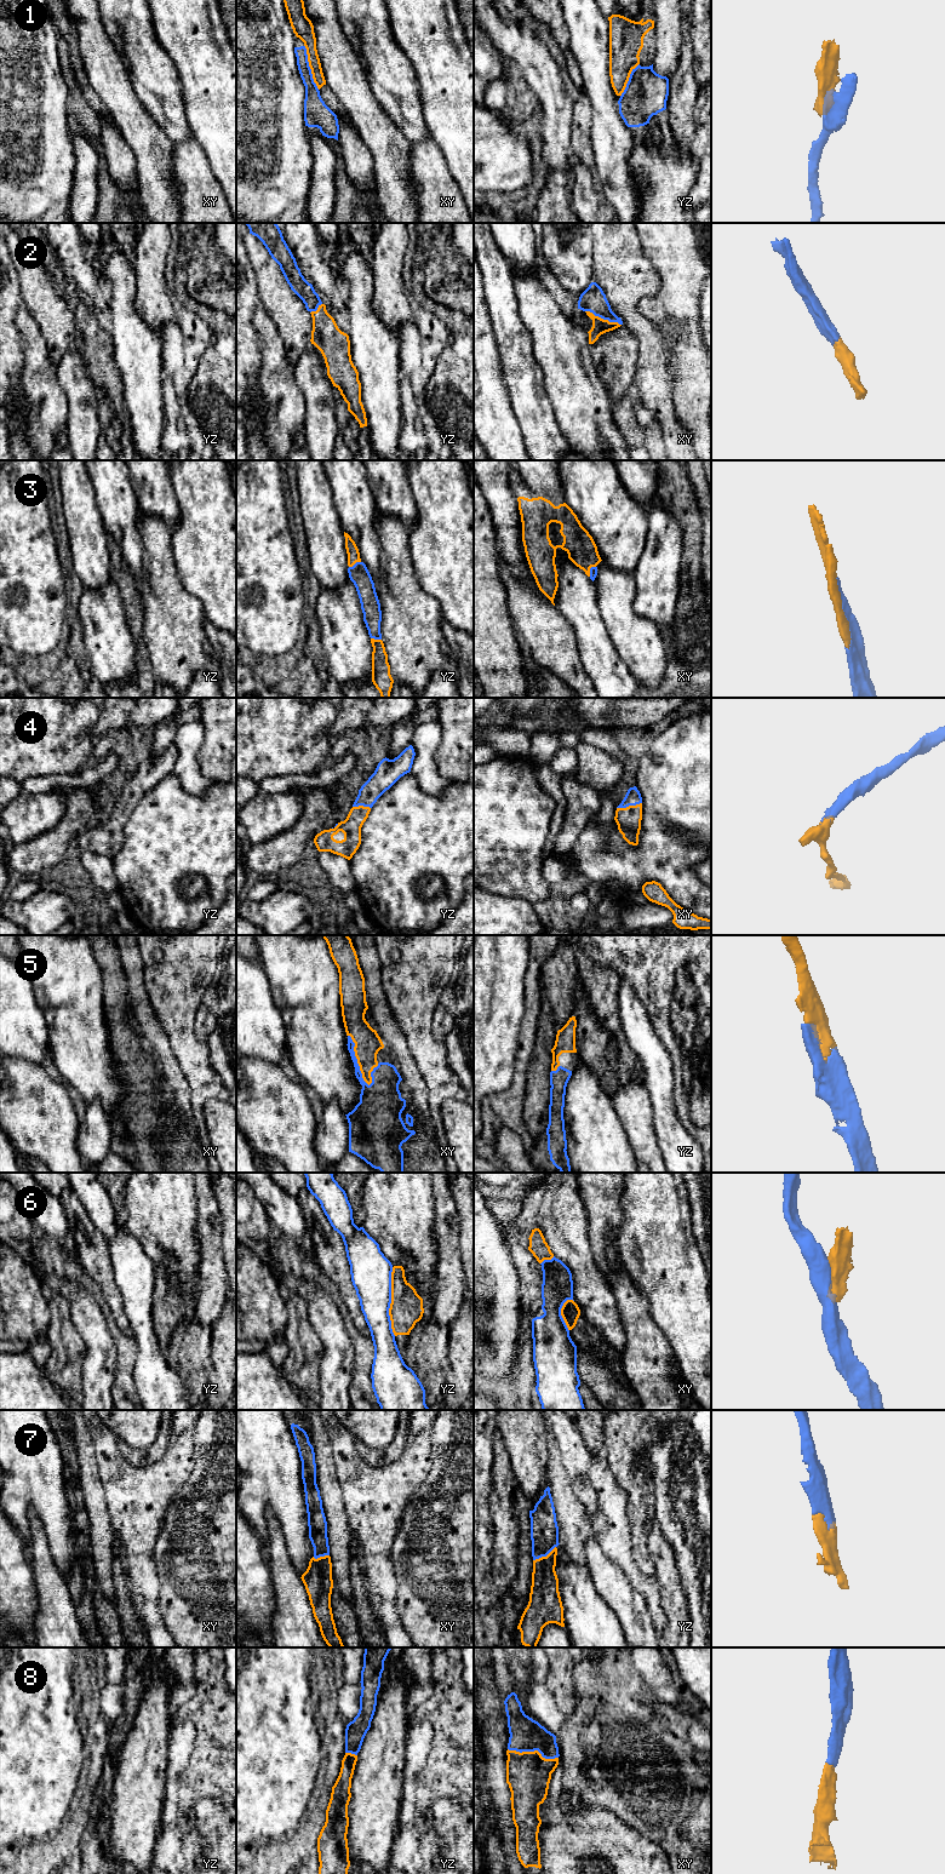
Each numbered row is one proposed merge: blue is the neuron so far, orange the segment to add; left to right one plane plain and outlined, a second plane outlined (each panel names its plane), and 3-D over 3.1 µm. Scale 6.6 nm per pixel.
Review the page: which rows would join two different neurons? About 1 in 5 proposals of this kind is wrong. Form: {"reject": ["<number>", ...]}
{"reject": ["1", "6"]}

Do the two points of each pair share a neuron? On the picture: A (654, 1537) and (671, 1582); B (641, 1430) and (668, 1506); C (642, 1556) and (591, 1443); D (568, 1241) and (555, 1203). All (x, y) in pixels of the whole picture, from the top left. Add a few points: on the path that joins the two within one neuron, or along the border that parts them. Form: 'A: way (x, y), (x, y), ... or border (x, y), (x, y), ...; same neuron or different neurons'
A: way (659, 1548), (666, 1571); same neuron
B: border (664, 1422), (664, 1432), (643, 1446), (649, 1472); different neurons
C: border (602, 1422), (605, 1445); different neurons
D: way (566, 1231), (559, 1213); same neuron

